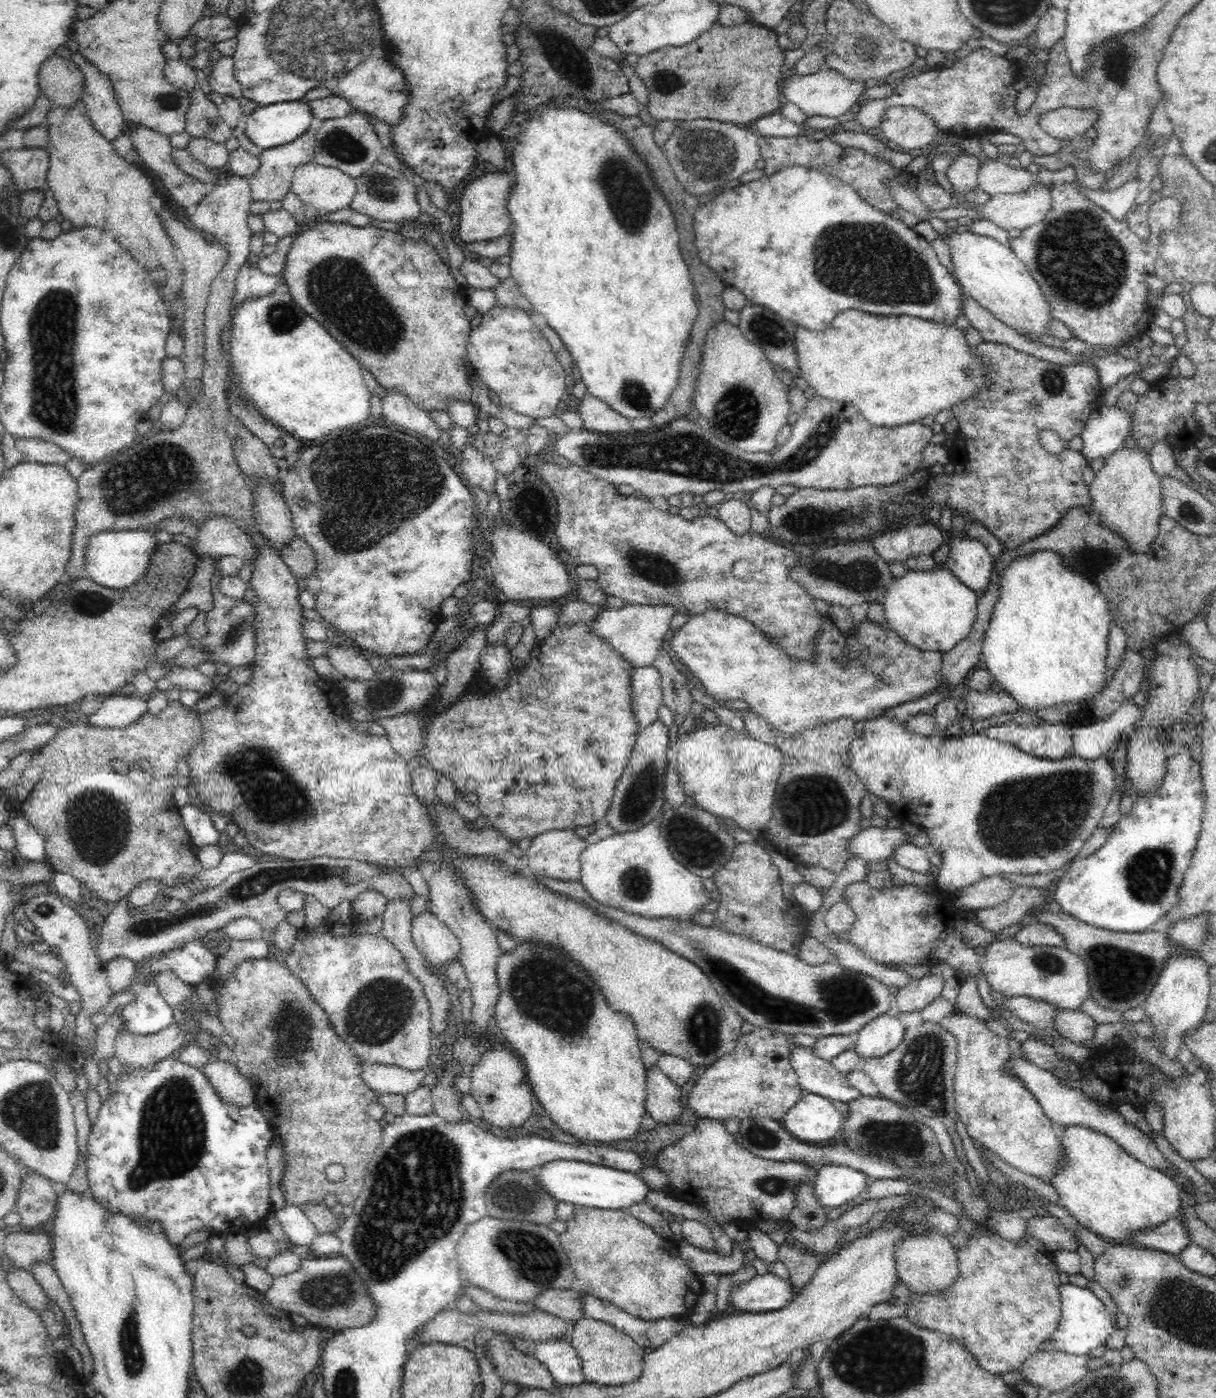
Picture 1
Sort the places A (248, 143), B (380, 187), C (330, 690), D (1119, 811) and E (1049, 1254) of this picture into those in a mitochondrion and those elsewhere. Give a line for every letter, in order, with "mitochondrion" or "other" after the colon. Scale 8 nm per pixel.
A: other
B: mitochondrion
C: other
D: other
E: other

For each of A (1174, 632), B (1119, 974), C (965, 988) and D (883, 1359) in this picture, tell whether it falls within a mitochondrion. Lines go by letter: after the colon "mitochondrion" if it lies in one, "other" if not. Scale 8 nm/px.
A: other
B: mitochondrion
C: other
D: mitochondrion

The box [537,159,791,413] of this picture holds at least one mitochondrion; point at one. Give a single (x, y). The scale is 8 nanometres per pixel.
(764, 327)

